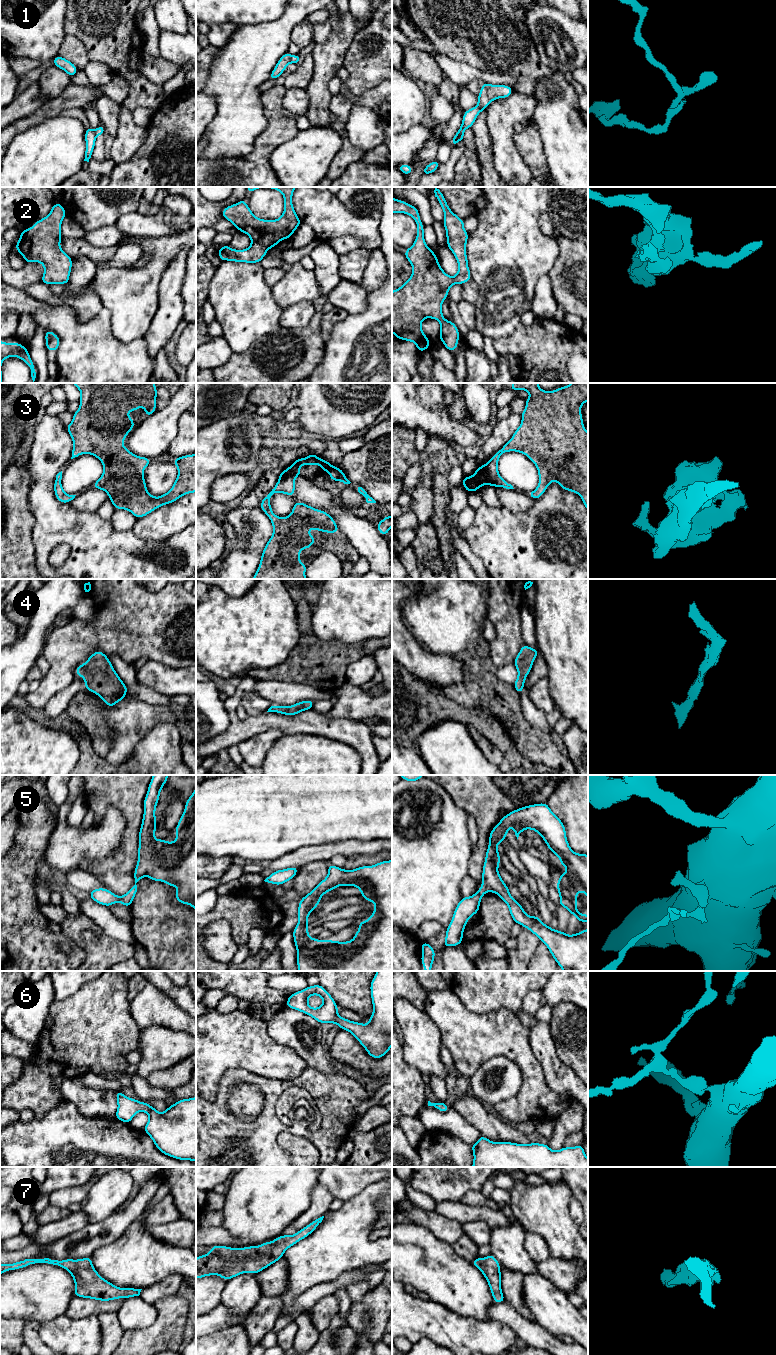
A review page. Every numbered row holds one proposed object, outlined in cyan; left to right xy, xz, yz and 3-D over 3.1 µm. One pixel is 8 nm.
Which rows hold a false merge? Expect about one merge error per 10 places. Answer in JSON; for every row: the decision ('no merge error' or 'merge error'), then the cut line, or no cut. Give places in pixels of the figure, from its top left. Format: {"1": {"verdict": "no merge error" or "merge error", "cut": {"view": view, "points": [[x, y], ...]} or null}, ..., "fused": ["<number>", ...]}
{"1": {"verdict": "merge error", "cut": {"view": "yz", "points": [[457, 132], [463, 134]]}}, "2": {"verdict": "no merge error", "cut": null}, "3": {"verdict": "no merge error", "cut": null}, "4": {"verdict": "no merge error", "cut": null}, "5": {"verdict": "no merge error", "cut": null}, "6": {"verdict": "no merge error", "cut": null}, "7": {"verdict": "no merge error", "cut": null}, "fused": ["1"]}

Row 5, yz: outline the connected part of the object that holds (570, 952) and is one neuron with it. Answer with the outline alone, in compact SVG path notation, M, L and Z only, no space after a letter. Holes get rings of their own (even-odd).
M547 803L532 804L506 814L493 827L483 865L482 885L475 894L462 897L457 904L446 929L443 947L461 944L468 919L479 912L483 895L493 892L508 905L513 921L526 927L547 946L563 971L588 971L588 928L580 933L567 935L545 925L537 916L528 916L522 905L510 895L509 887L499 875L498 866L501 863L497 844L506 839L509 826L514 829L517 839L525 829L536 831L550 852L560 857L558 862L564 865L567 871L557 880L559 905L574 915L577 922L588 922L588 915L577 911L577 893L585 892L588 900L588 855L578 854L571 849L563 822Z

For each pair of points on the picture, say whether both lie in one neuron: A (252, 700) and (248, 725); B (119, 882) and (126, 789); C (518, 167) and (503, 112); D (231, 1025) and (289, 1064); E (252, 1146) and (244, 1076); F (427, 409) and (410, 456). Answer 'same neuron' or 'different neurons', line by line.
A: different neurons
B: same neuron
C: same neuron
D: same neuron
E: same neuron
F: different neurons

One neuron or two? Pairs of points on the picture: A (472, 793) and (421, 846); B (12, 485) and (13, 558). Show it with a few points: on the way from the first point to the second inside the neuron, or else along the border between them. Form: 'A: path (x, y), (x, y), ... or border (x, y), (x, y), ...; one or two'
A: border (444, 789), (467, 813); two
B: path (13, 503), (13, 540); one

